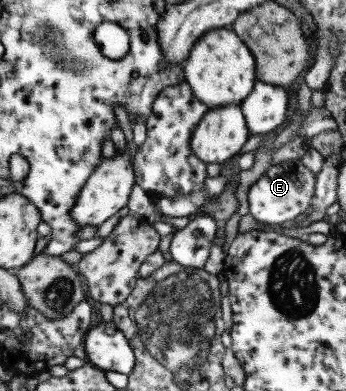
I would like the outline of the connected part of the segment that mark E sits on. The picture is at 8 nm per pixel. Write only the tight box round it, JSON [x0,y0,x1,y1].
[246,159,314,224]

